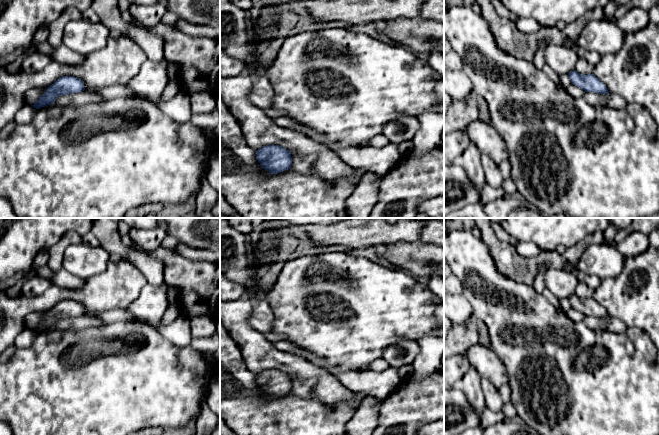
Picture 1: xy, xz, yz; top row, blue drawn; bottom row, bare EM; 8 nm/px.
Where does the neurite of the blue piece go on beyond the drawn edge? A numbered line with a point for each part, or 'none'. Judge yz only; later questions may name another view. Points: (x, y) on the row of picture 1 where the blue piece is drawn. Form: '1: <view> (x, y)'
none

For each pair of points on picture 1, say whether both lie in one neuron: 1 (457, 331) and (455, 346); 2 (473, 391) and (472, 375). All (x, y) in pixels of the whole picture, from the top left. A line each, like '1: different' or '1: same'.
1: same
2: same

